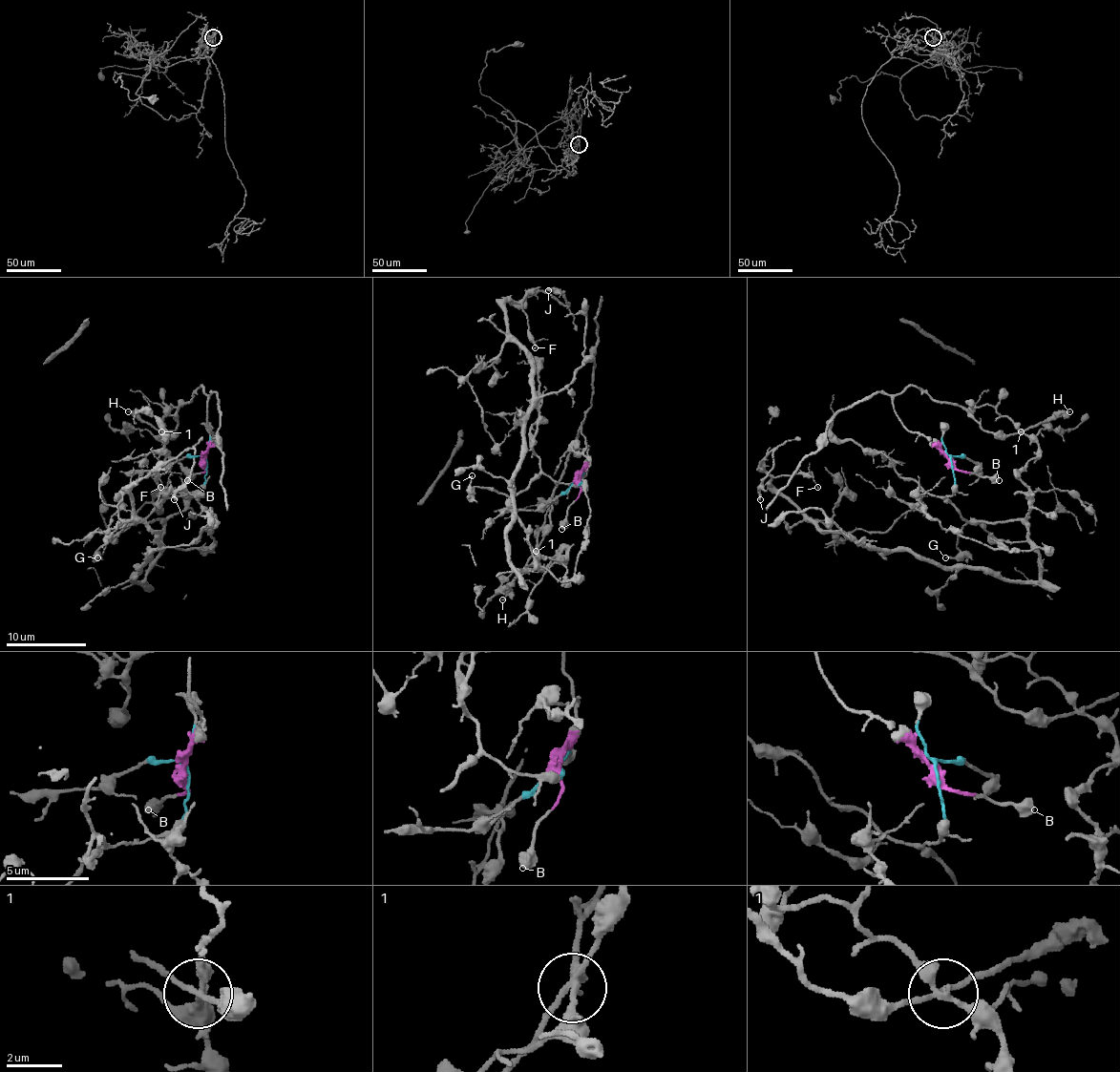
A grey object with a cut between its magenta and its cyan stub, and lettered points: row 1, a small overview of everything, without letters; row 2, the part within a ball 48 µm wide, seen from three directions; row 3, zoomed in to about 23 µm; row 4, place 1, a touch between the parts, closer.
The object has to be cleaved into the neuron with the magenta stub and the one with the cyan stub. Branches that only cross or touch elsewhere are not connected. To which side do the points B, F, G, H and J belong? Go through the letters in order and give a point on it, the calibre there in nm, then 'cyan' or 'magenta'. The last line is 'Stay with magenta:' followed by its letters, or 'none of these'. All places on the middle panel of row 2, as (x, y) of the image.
B: (561, 529) | 650 nm | magenta
F: (535, 347) | 130 nm | cyan
G: (472, 475) | 150 nm | cyan
H: (502, 599) | 220 nm | magenta
J: (548, 290) | 280 nm | cyan
Stay with magenta: B, H

